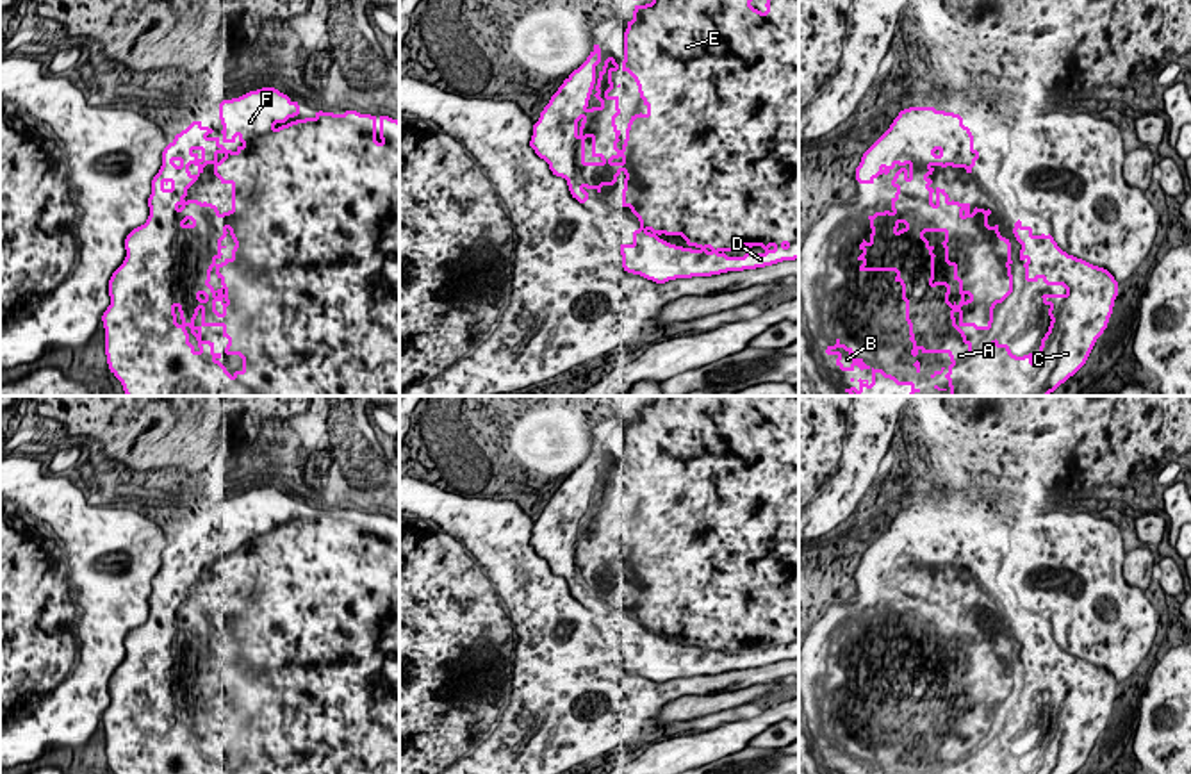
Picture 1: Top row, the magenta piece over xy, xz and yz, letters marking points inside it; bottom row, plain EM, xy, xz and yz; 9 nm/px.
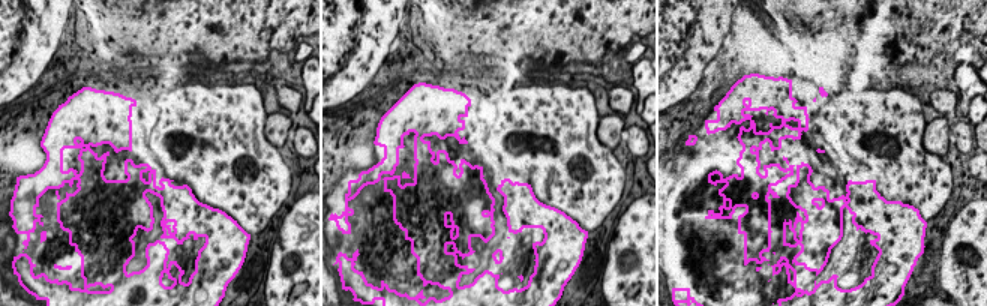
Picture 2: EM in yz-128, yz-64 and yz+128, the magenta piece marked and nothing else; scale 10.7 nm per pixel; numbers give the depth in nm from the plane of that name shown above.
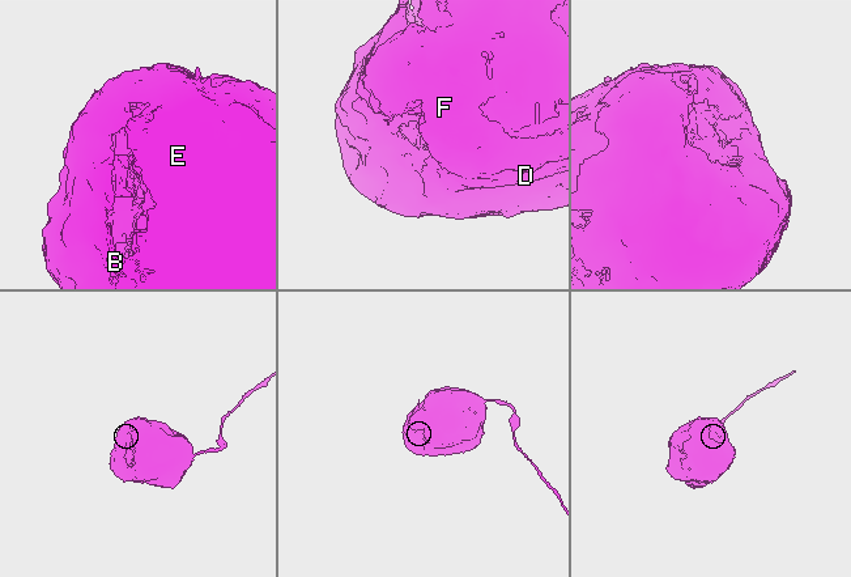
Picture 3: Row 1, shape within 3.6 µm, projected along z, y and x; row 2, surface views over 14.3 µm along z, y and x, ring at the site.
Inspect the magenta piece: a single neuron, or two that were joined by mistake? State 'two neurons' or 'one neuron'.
one neuron

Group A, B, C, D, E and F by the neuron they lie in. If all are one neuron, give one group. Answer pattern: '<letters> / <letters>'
A B C D E F

